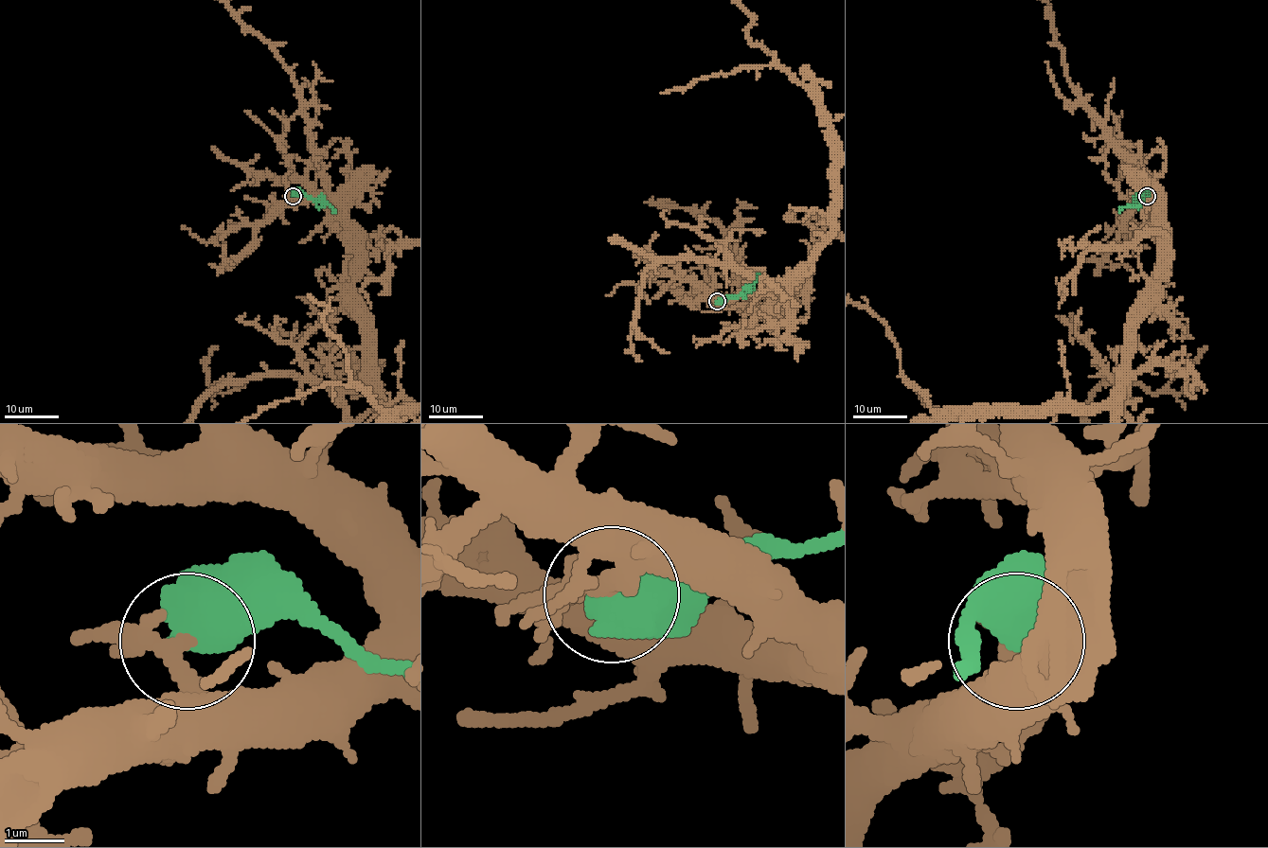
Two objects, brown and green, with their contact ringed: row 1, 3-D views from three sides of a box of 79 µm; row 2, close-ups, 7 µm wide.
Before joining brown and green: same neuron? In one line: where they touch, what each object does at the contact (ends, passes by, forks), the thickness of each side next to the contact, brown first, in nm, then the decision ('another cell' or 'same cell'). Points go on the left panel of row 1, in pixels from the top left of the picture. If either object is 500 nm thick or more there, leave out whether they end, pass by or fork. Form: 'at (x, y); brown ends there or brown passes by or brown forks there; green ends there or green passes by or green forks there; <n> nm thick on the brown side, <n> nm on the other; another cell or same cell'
at (293, 196); 280 nm thick on the brown side, 750 nm on the other; another cell

